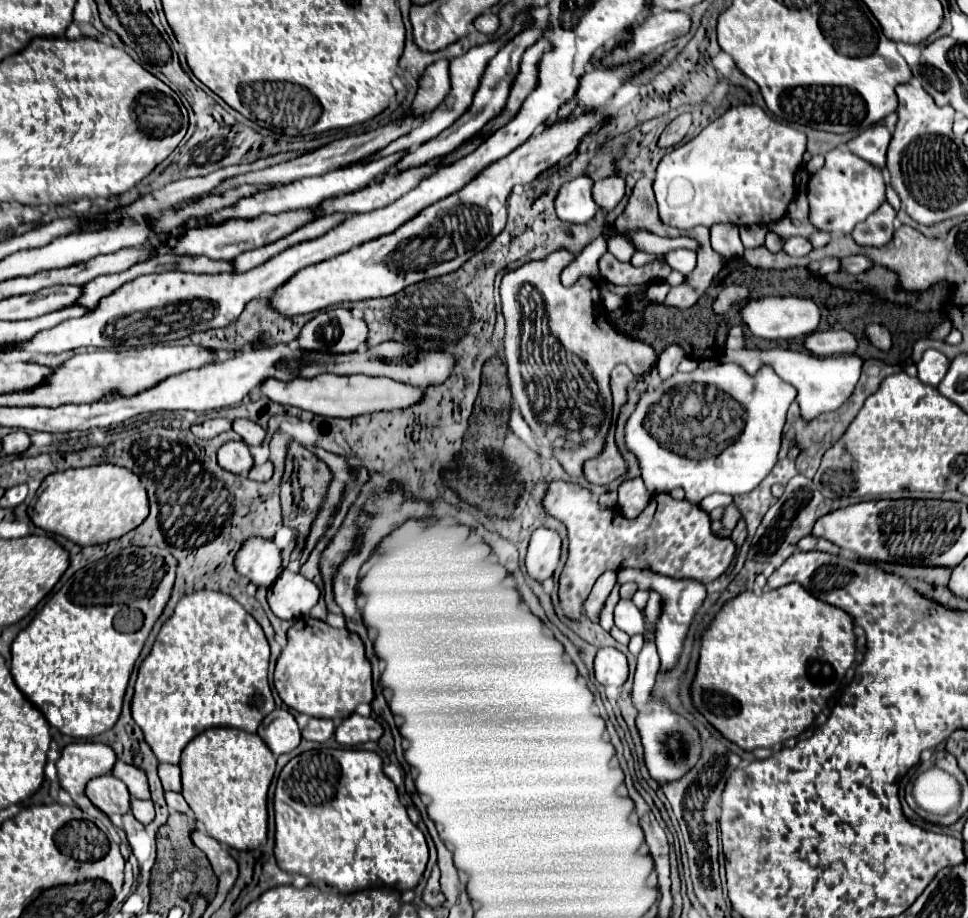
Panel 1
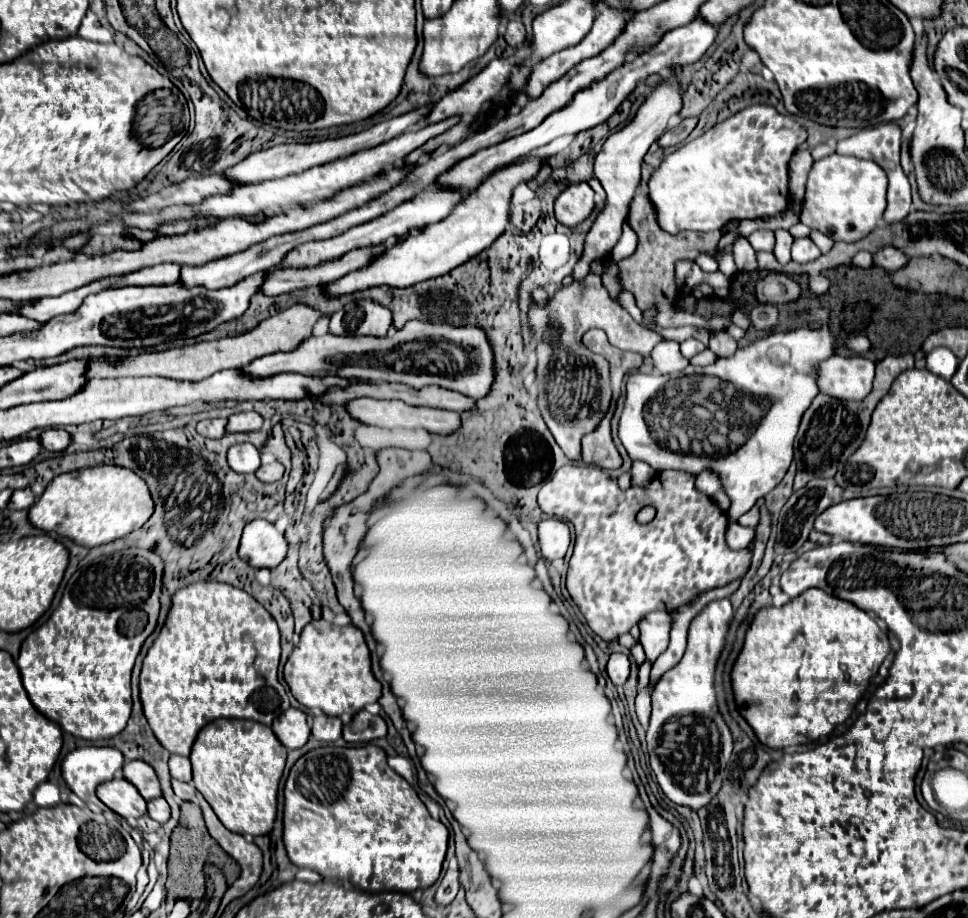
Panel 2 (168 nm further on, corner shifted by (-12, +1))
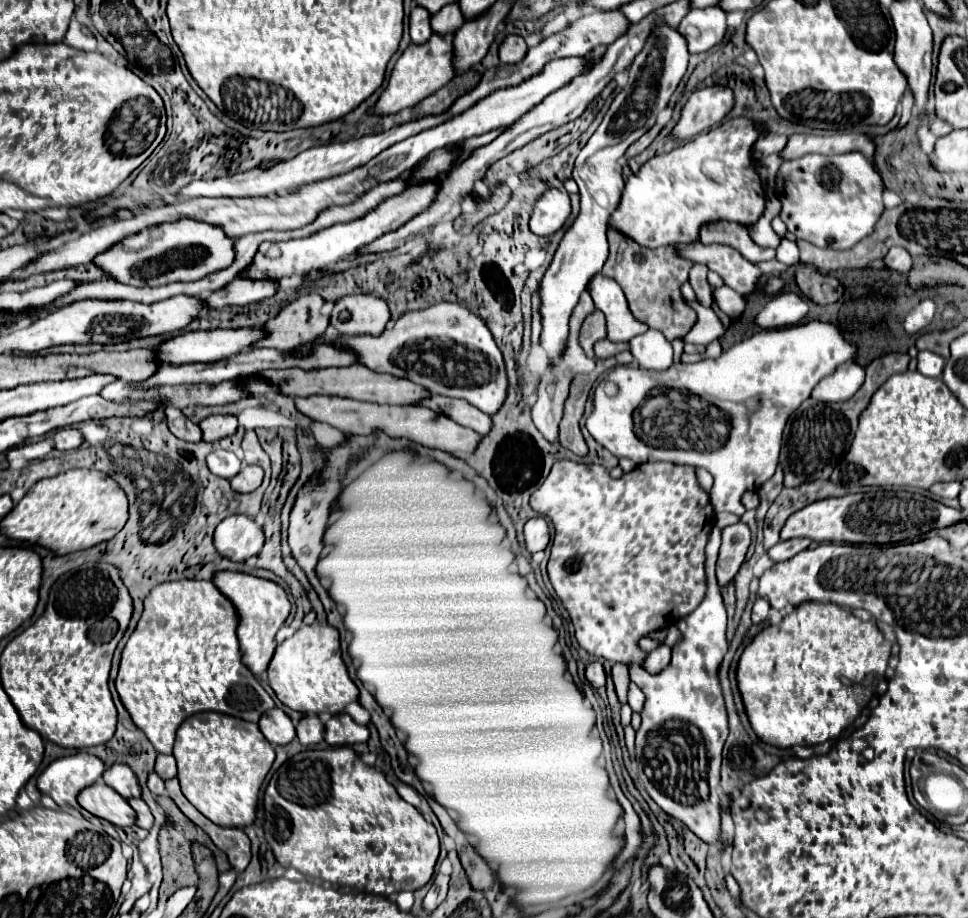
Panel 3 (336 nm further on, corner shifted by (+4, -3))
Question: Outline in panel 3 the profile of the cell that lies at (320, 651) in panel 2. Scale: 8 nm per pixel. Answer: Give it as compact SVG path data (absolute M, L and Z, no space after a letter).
M318 622L298 628L276 648L268 666L268 684L282 704L304 714L340 714L346 704L358 700L358 688L350 680L342 662L338 630Z

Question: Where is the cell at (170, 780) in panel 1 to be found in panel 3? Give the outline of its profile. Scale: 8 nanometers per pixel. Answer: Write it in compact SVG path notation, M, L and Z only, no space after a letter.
M158 754L154 770L156 770L156 772L158 772L158 774L164 778L164 780L168 780L168 778L174 778L174 776L176 776L176 760L174 760L174 756Z

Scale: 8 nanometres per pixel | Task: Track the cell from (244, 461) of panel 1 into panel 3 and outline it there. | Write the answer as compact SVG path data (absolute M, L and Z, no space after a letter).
M214 450L208 454L206 464L210 468L212 474L230 480L232 476L236 476L240 472L240 460L236 458L234 452L228 450Z

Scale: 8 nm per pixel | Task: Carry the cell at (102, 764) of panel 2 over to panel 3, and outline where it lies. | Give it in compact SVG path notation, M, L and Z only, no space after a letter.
M80 752L72 756L64 756L54 760L36 780L36 788L42 794L48 794L58 806L68 804L78 810L86 820L94 820L94 816L80 808L76 796L82 788L92 786L104 772L104 764L96 760L96 756Z

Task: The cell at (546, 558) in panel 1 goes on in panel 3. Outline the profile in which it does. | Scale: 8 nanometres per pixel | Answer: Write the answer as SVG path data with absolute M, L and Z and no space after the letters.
M542 516L530 518L524 524L524 536L526 536L526 548L530 554L544 550L550 542L550 530L548 530L546 520Z

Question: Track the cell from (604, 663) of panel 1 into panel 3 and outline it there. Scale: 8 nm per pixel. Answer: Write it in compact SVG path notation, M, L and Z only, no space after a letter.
M592 662L586 666L586 680L594 686L594 688L602 688L606 684L606 674L602 668L602 662Z

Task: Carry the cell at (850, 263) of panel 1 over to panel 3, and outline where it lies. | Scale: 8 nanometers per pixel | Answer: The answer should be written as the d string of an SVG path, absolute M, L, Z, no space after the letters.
M894 246L894 248L888 252L888 256L884 258L884 262L886 262L888 268L892 268L892 270L896 270L896 272L910 272L914 260L912 260L912 254L910 254L908 250L904 250L904 248L900 248L900 246Z

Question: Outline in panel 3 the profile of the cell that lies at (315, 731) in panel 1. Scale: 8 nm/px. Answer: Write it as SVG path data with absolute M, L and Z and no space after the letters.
M304 716L296 726L296 736L304 746L320 744L324 740L324 724L318 720L318 716Z

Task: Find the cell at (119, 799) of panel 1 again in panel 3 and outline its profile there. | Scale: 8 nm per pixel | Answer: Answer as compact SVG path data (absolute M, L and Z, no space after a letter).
M102 780L84 788L84 792L78 796L78 804L90 814L104 818L118 828L132 826L136 820L136 812L130 808L130 804Z

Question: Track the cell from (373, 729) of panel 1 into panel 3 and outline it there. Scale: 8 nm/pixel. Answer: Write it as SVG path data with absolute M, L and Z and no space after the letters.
M348 714L332 716L326 722L326 734L324 740L330 746L342 746L342 744L358 744L368 740L368 728L356 724Z

